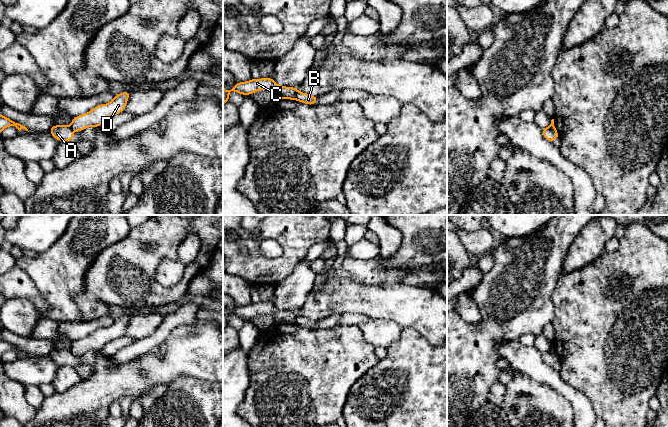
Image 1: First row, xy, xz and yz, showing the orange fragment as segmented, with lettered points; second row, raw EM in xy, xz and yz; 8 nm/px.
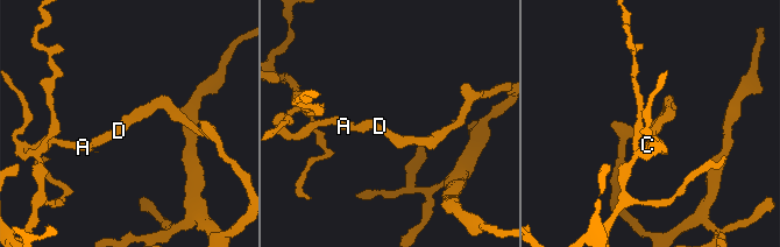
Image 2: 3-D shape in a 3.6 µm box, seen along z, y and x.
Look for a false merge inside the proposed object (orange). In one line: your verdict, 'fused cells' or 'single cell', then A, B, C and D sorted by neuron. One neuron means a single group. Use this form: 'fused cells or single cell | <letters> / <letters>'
fused cells | A C / B D

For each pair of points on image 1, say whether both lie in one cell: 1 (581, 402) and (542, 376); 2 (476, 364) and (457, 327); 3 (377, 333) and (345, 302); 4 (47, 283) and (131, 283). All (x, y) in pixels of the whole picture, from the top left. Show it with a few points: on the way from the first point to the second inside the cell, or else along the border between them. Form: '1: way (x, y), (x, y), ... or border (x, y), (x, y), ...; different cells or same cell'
1: way (571, 394), (552, 378); same cell
2: way (467, 355), (457, 345), (457, 336); same cell
3: border (373, 319), (389, 319), (396, 324); different cells
4: border (93, 261), (85, 275), (84, 291); different cells

